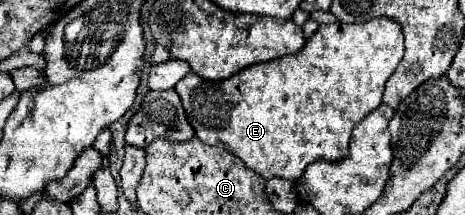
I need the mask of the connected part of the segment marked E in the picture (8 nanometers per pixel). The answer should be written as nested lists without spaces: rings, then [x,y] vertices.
[[[379,17],[367,23],[335,21],[331,25],[319,25],[319,29],[307,39],[305,47],[293,55],[269,63],[257,63],[223,81],[205,81],[203,77],[189,73],[175,85],[175,91],[179,93],[189,123],[201,141],[229,149],[265,179],[283,177],[295,181],[307,165],[319,159],[341,161],[349,153],[353,127],[383,103],[385,83],[397,69],[401,57],[403,31],[395,19]]]

